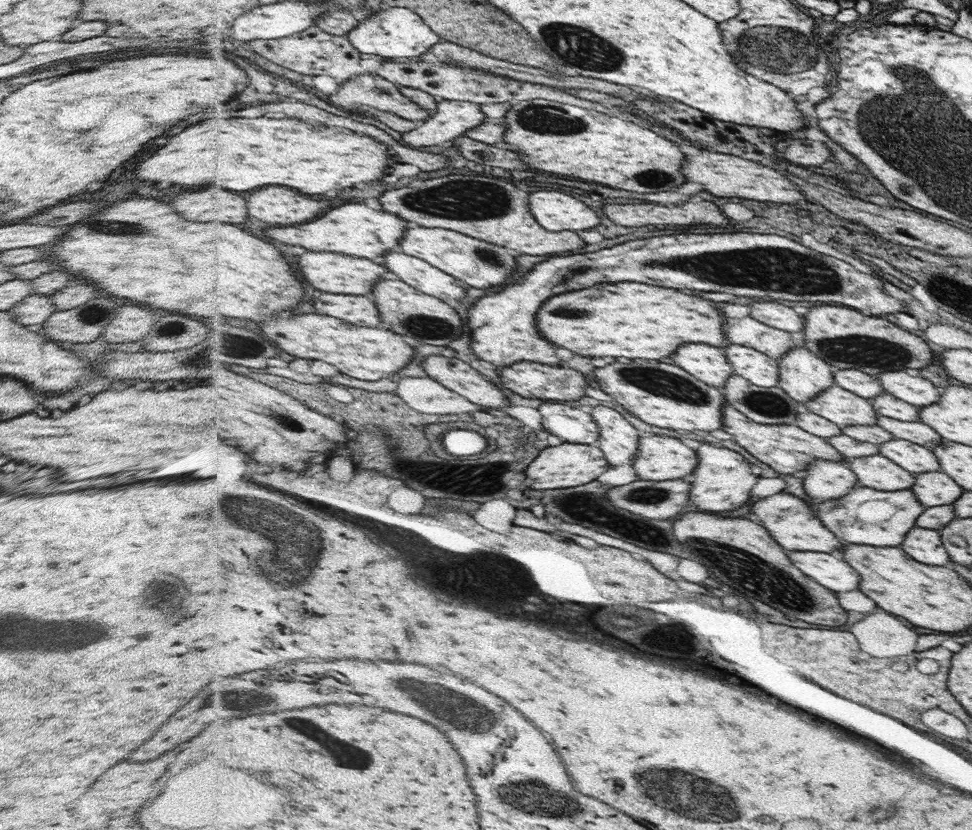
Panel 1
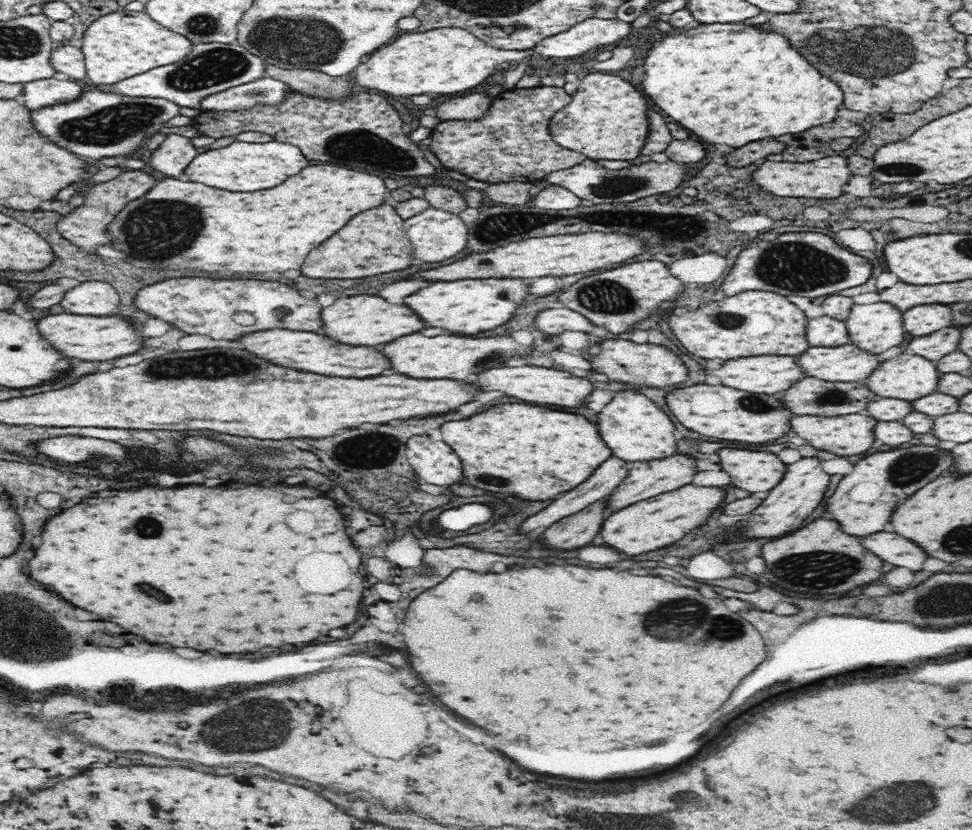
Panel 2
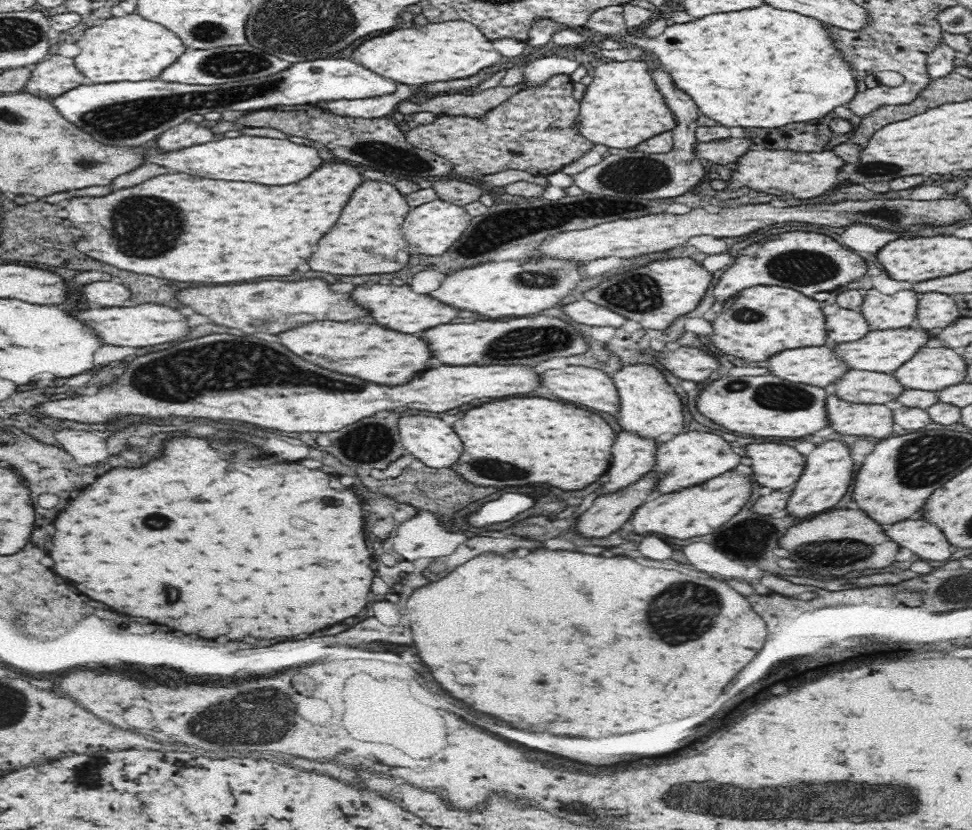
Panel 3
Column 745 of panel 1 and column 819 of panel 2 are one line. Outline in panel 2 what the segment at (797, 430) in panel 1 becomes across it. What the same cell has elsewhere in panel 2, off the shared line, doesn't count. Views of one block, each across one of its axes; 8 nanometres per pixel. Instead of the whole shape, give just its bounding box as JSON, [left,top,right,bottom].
[791,413,876,456]

